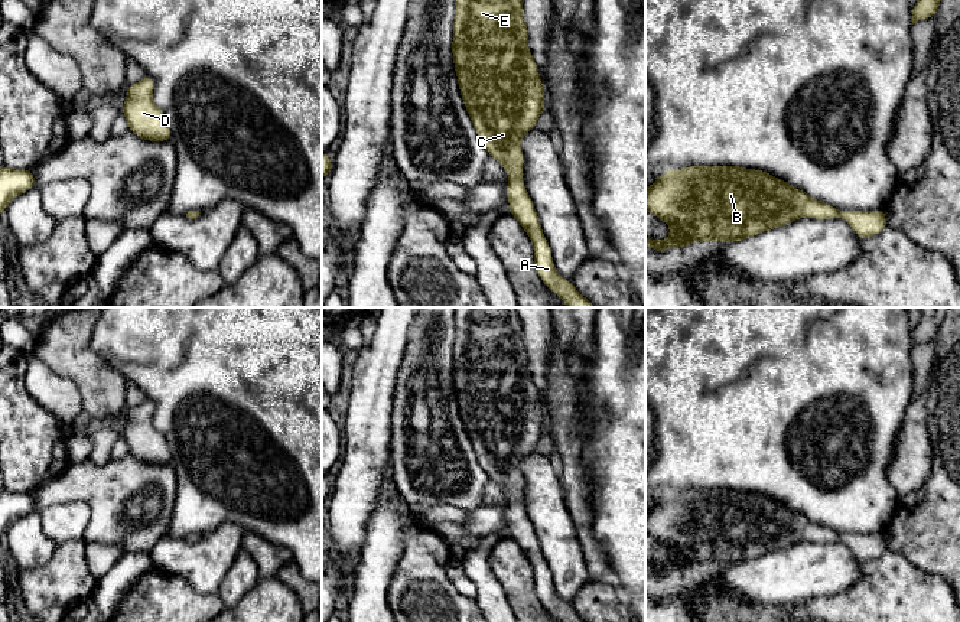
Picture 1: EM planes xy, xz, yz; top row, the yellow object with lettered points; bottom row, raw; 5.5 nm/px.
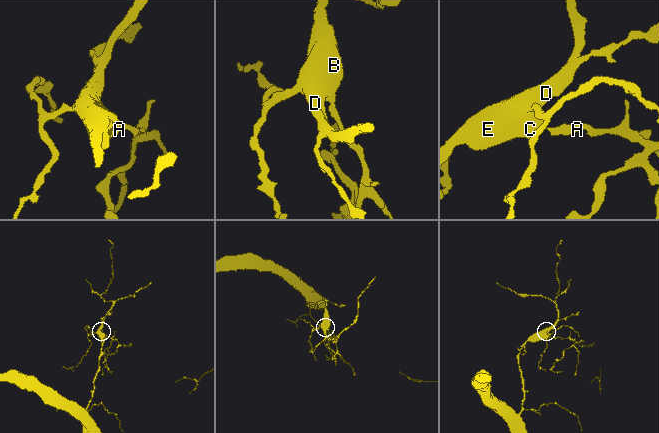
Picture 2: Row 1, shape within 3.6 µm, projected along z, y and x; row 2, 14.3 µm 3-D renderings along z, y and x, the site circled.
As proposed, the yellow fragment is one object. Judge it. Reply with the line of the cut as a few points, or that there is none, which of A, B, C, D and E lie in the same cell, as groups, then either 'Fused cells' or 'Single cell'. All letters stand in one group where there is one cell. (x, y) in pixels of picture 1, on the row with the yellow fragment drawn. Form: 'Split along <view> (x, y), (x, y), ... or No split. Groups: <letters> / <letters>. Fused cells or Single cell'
No split. Groups: A B C D E. Single cell

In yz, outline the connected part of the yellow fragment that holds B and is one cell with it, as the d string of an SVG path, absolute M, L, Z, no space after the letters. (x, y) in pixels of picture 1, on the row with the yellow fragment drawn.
M687 166L664 170L651 186L645 188L645 211L670 225L668 240L645 237L645 245L655 253L681 248L696 241L736 242L803 216L814 219L842 218L860 240L875 237L888 227L883 208L842 212L768 172L742 166Z

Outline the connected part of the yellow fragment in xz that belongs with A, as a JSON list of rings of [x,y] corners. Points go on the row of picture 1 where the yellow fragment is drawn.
[[[455,0],[452,55],[478,140],[508,173],[510,214],[531,240],[540,279],[567,307],[596,307],[556,271],[549,241],[521,180],[520,141],[546,110],[541,76],[528,49],[523,0]]]

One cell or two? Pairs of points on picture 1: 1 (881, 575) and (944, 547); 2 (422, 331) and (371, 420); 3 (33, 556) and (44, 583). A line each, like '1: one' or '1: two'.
1: two
2: two
3: two

